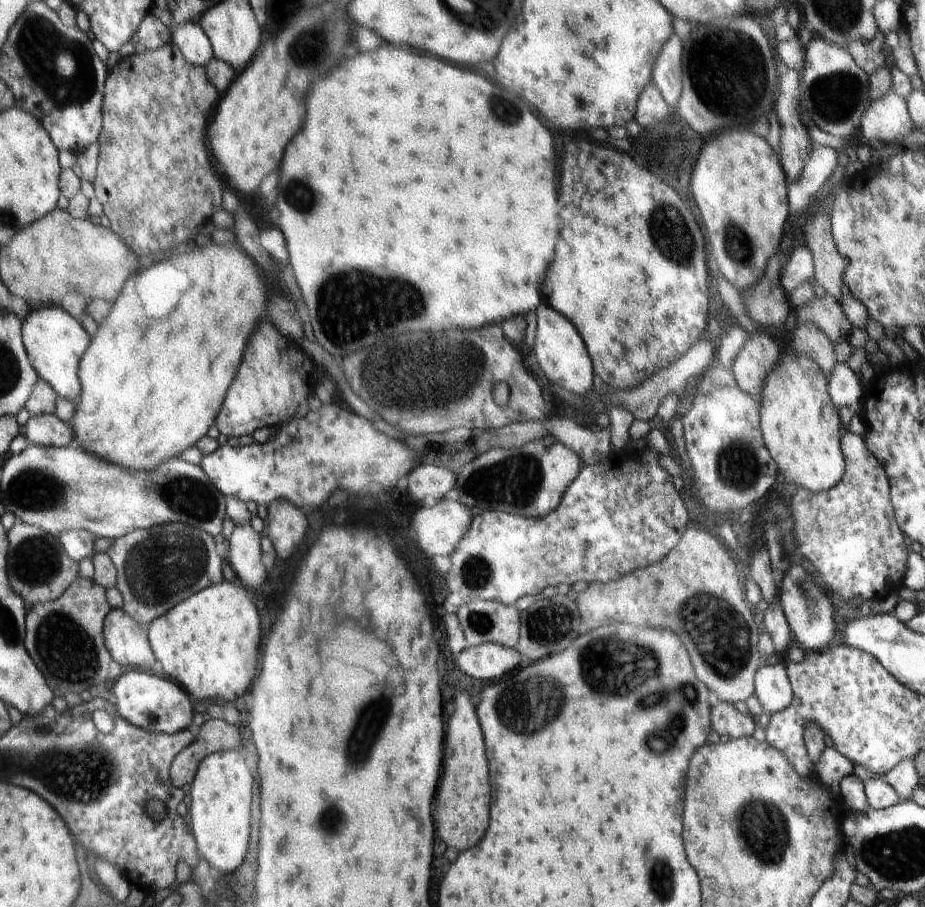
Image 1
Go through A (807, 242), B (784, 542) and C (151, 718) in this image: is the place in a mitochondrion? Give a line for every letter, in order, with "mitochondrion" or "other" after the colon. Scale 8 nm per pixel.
A: other
B: mitochondrion
C: mitochondrion

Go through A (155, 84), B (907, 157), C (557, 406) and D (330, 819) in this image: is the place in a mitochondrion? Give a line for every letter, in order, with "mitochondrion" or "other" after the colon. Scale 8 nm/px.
A: other
B: other
C: other
D: mitochondrion

